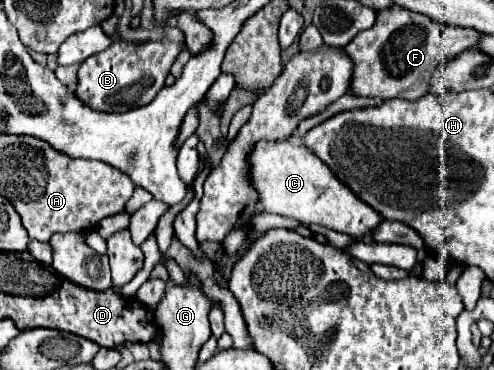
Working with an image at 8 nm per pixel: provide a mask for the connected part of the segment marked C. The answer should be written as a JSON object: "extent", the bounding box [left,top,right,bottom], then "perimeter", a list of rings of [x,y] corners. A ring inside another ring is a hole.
{"extent":[248,140,382,238],"perimeter":[[[260,140],[248,154],[250,184],[258,194],[264,212],[292,218],[300,224],[318,224],[354,238],[366,236],[376,228],[382,216],[366,206],[348,186],[344,186],[330,168],[320,162],[306,146],[294,146],[290,140]]]}

